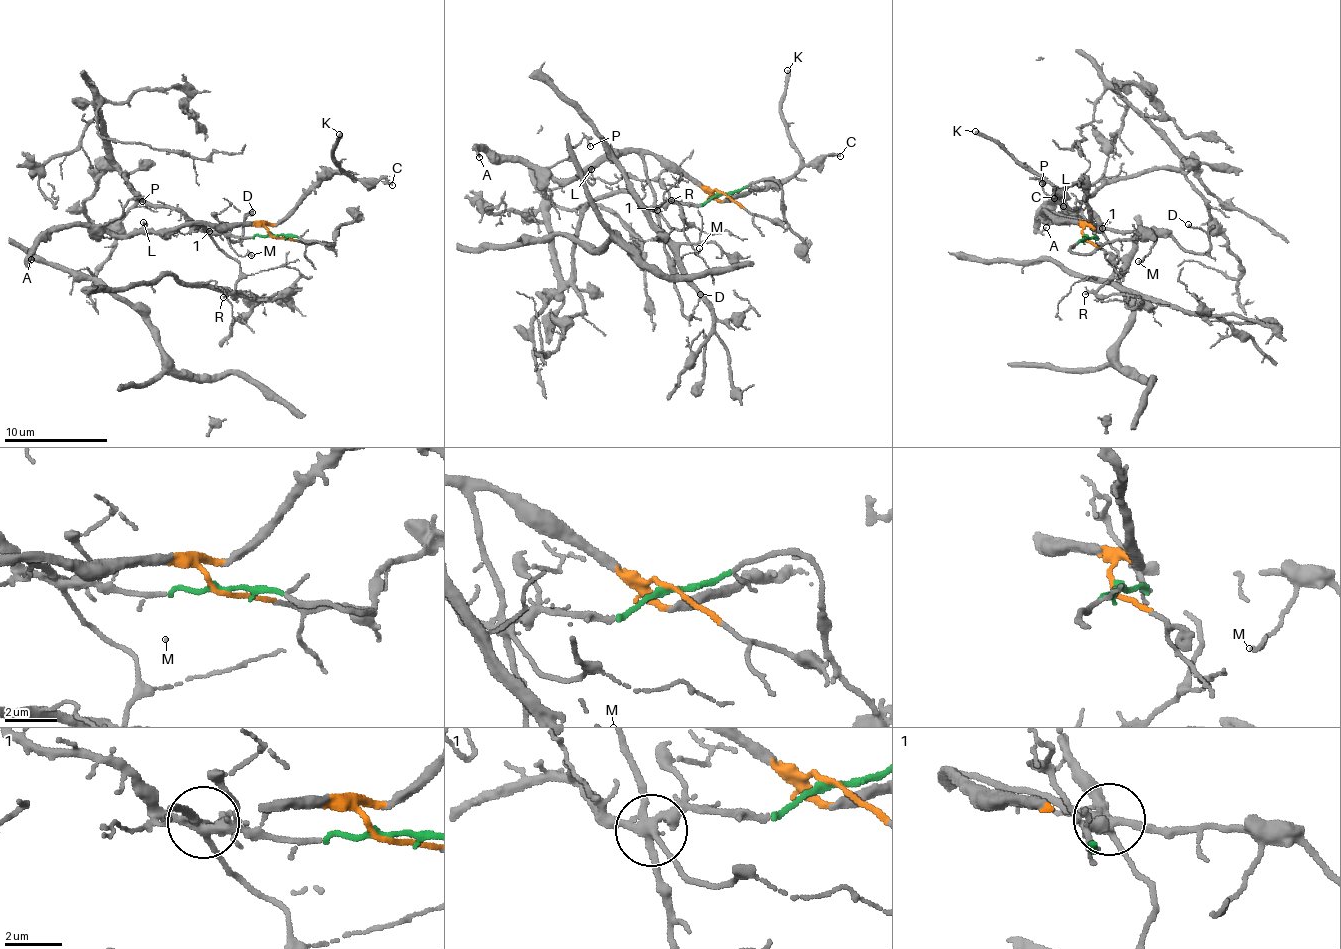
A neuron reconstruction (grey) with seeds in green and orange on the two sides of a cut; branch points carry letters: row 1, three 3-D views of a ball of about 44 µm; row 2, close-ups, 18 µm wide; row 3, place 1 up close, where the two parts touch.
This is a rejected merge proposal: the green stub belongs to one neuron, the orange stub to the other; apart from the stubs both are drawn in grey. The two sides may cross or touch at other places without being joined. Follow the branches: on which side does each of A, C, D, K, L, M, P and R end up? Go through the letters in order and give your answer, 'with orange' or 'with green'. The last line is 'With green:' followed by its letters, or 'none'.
A: with orange
C: with orange
D: with orange
K: with orange
L: with orange
M: with orange
P: with orange
R: with green
With green: R

